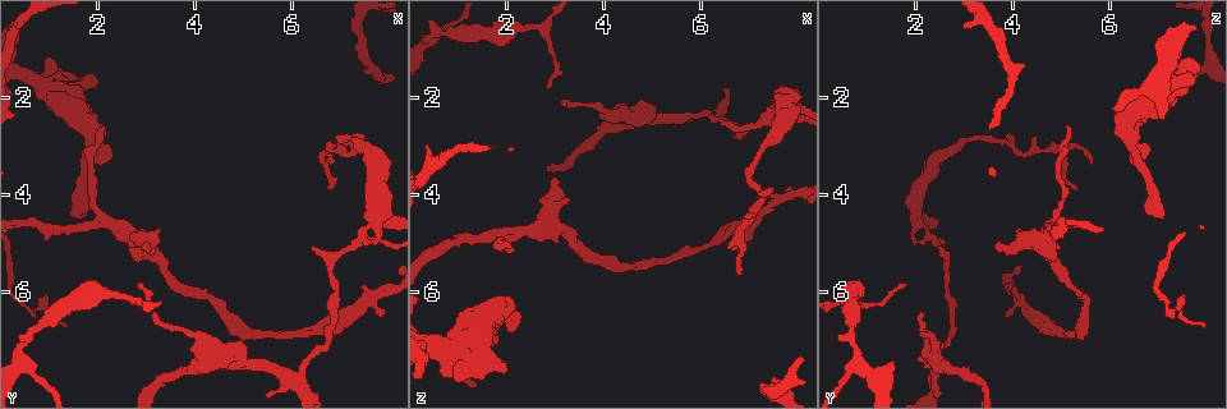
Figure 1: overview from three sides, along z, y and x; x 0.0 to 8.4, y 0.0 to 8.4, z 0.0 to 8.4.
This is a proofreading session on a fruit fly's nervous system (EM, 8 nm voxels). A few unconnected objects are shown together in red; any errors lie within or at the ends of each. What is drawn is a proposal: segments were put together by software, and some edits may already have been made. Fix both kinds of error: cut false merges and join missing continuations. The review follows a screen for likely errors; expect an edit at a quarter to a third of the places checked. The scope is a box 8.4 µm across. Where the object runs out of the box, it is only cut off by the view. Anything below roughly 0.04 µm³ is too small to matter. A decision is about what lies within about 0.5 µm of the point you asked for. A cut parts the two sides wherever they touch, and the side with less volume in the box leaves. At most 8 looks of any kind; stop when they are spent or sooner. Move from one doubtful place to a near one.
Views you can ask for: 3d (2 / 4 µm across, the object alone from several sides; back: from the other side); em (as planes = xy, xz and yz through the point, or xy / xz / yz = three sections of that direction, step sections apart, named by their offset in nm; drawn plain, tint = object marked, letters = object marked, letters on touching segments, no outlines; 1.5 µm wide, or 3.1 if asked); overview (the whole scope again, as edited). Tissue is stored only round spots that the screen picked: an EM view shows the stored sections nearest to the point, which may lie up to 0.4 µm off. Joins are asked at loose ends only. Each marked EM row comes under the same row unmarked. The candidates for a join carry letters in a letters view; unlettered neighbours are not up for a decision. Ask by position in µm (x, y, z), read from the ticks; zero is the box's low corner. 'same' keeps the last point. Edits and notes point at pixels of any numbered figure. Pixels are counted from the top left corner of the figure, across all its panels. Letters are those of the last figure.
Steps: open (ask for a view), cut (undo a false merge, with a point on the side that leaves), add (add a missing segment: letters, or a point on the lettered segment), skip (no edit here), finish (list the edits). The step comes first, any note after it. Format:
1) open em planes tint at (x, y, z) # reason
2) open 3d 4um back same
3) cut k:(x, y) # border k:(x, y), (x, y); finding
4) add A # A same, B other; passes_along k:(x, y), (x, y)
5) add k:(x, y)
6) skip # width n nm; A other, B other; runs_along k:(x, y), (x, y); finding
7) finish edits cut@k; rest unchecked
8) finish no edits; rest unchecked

open em planes letters at (1.95, 1.70, 7.70)

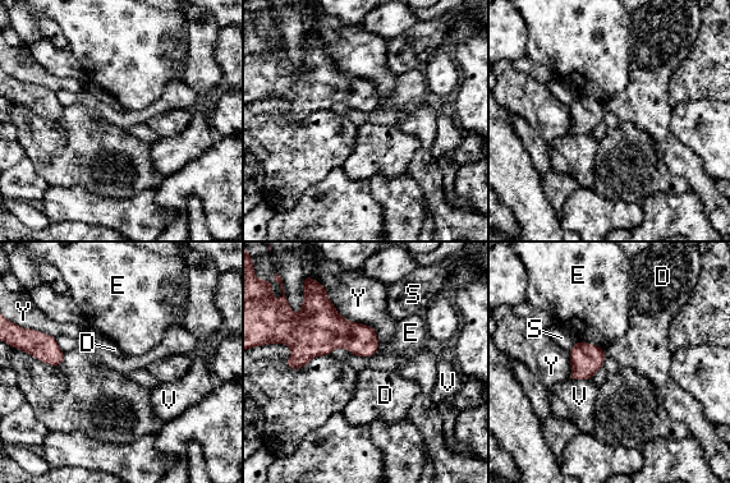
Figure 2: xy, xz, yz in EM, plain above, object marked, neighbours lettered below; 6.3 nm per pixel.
skip # D other, E other, S other, V other, Y other; border 2:(604, 350), (606, 354); none of them fits

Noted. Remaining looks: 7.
open em xy step 8 tint at (6.80, 3.35, 5.65) # tapers out

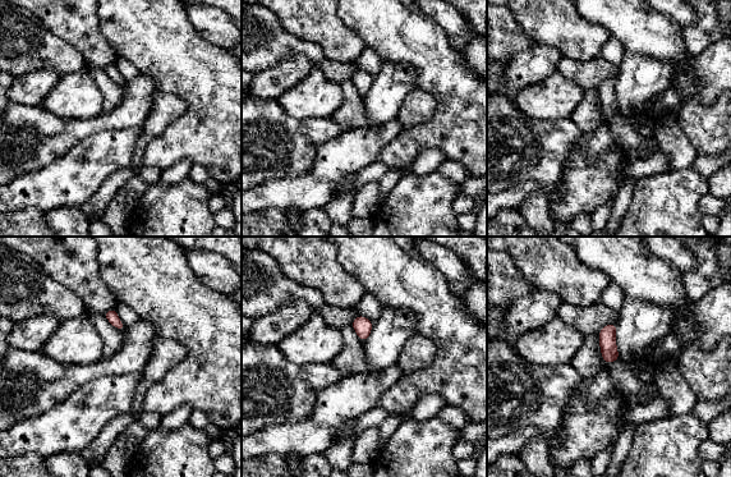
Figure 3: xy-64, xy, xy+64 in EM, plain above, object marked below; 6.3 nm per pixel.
open em planes tint same # cut it another way

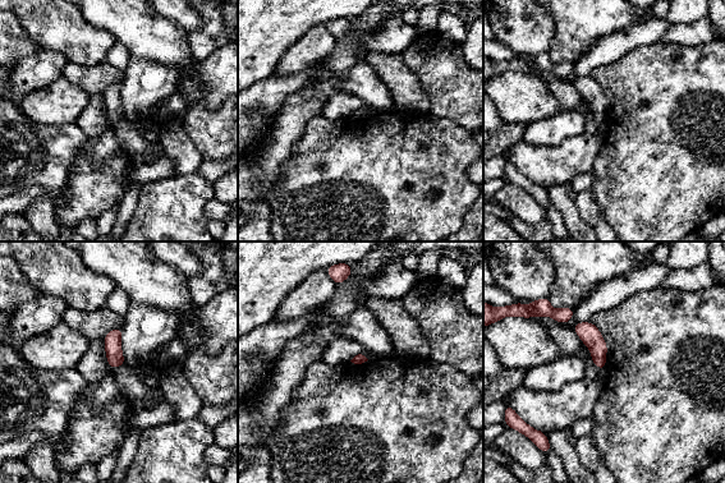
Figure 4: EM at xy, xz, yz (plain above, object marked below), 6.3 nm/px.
open em planes letters same

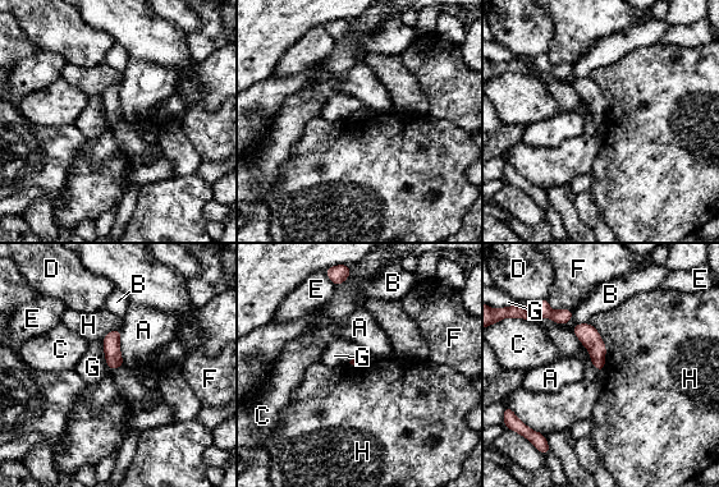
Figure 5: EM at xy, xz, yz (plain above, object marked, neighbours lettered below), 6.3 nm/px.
skip # A other, B other, C other, D other, E other, F other, G other, H other; border 5:(590, 322), (605, 347), (603, 371); none of them fits

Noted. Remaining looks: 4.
open em planes letters at (3.15, 6.40, 2.15) # thin end

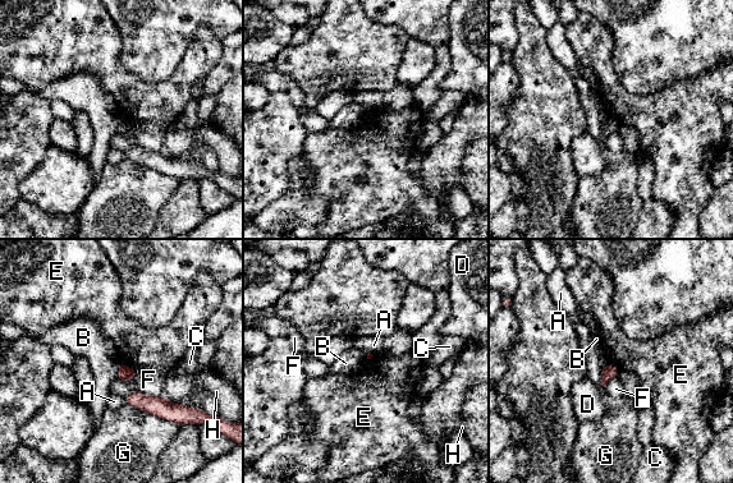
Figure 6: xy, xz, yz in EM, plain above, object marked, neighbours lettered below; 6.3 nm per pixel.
skip # A other, B other, C other, D other, E other, F other, G other, H other; border 6:(120, 363), (136, 369); none of them fits

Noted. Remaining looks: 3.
finish no edits; rest unchecked

